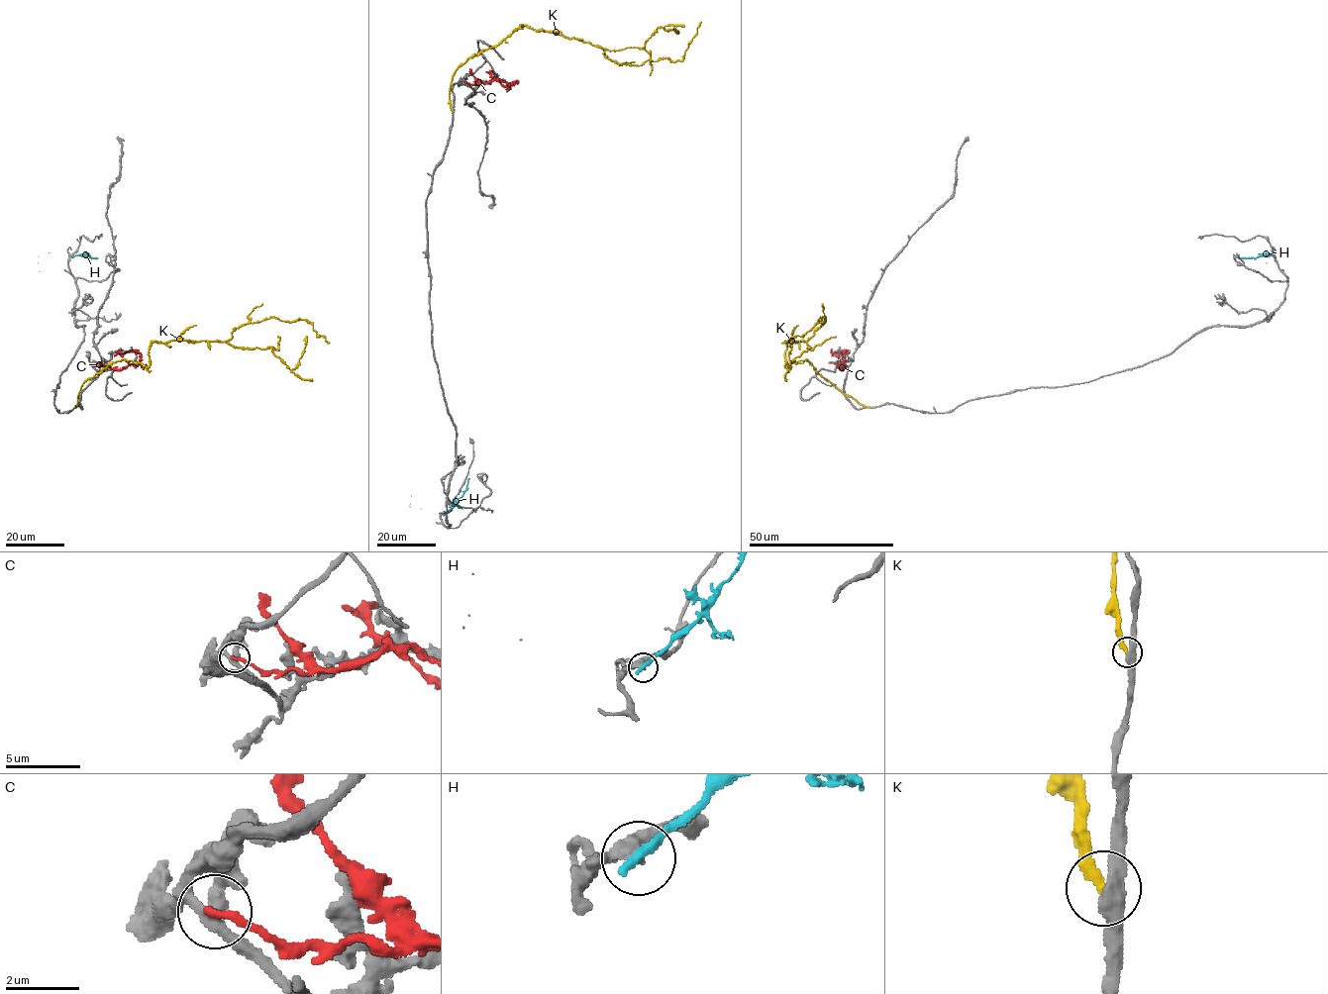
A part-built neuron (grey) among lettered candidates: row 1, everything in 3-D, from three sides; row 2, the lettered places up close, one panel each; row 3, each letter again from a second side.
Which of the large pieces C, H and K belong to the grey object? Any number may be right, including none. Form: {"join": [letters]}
{"join": []}

